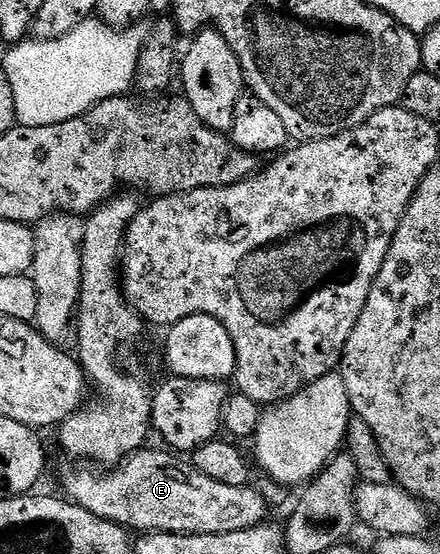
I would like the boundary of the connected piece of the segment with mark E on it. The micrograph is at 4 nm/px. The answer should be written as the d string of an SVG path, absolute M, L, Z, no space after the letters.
M141 449L111 470L72 465L64 475L64 491L71 502L119 527L136 533L165 531L175 535L221 535L254 529L269 518L268 503L252 485L226 485L208 477L191 462L183 463L171 450Z

